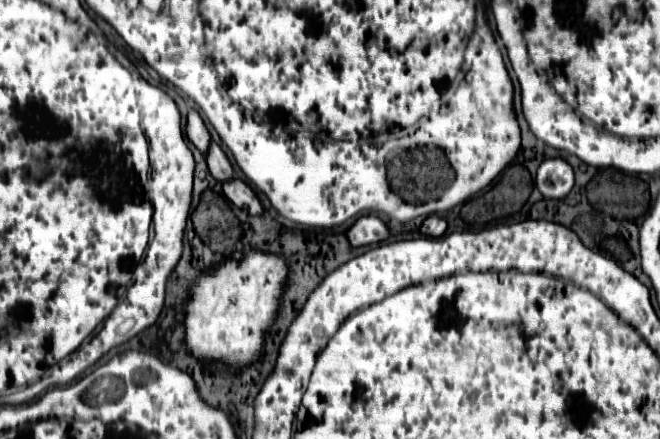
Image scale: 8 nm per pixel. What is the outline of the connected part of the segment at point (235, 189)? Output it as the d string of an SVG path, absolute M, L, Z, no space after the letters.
M230 180L228 184L224 184L224 194L234 206L248 212L250 216L262 216L264 214L264 208L262 208L258 196L242 180Z

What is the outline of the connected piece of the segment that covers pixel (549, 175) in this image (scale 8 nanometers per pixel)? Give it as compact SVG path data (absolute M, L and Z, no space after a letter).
M562 158L544 160L536 174L536 188L544 198L564 198L574 186L574 170Z

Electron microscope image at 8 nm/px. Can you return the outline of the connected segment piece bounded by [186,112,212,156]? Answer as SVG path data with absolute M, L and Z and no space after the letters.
M196 112L188 114L188 124L186 124L186 136L190 138L190 142L206 156L208 148L210 148L210 134L202 122L202 118Z

